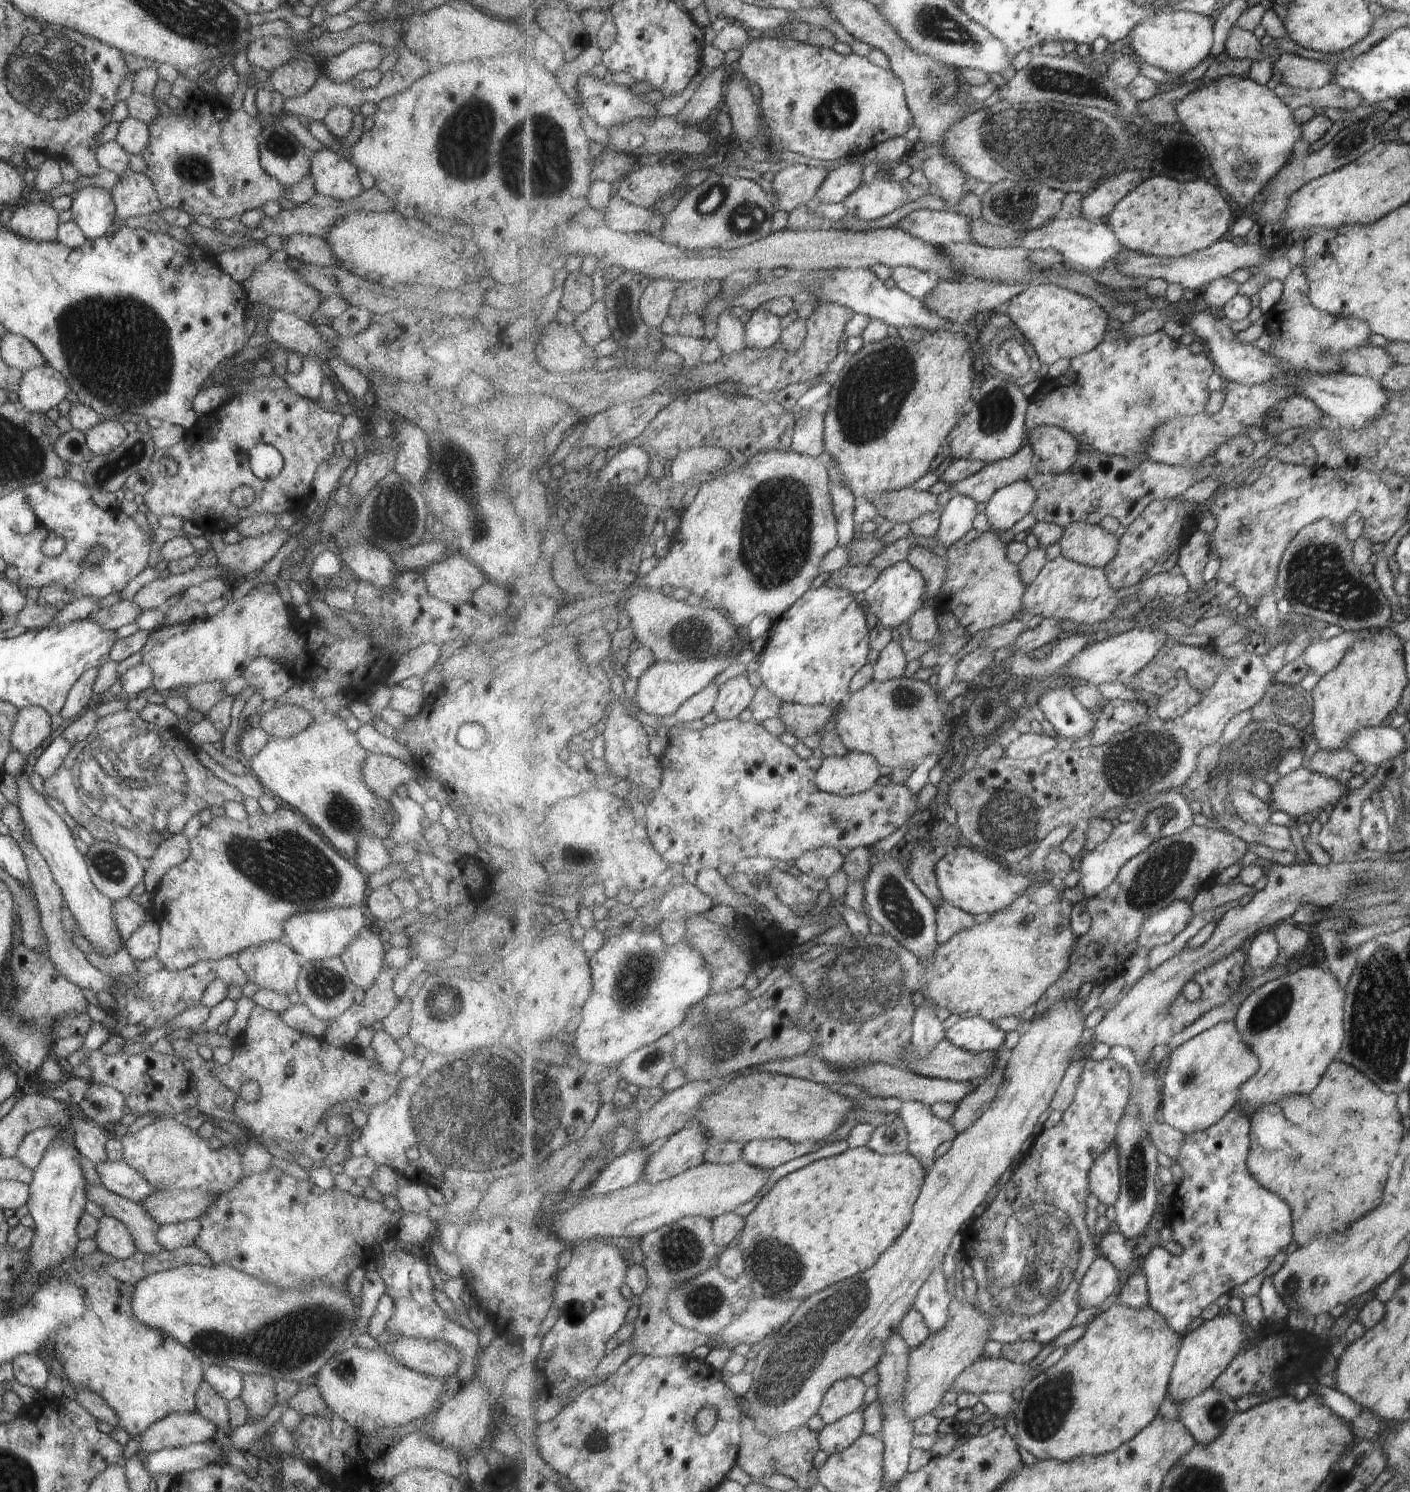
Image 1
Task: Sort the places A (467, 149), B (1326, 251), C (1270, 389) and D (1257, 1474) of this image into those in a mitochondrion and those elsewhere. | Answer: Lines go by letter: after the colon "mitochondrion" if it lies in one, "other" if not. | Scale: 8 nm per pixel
A: mitochondrion
B: other
C: mitochondrion
D: other

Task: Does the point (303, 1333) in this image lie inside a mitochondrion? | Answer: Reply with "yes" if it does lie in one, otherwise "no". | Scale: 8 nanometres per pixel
yes

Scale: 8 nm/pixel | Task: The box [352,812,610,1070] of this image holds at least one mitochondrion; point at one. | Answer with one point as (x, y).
(445, 1003)

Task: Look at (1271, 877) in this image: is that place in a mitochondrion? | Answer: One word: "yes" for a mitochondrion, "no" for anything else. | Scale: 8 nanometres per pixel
no

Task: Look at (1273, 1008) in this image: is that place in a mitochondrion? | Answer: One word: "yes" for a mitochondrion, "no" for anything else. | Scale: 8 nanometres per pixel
yes

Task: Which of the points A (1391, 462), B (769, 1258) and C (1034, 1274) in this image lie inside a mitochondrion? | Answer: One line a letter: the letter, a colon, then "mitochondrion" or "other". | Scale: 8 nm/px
A: other
B: mitochondrion
C: mitochondrion

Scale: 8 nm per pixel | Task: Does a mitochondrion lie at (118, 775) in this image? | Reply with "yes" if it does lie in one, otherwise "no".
yes

